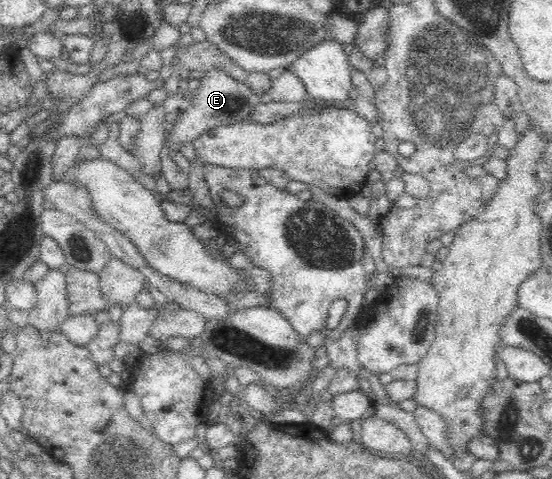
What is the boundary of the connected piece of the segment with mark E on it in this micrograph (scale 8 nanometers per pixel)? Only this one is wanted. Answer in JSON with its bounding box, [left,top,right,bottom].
[167,69,263,153]

